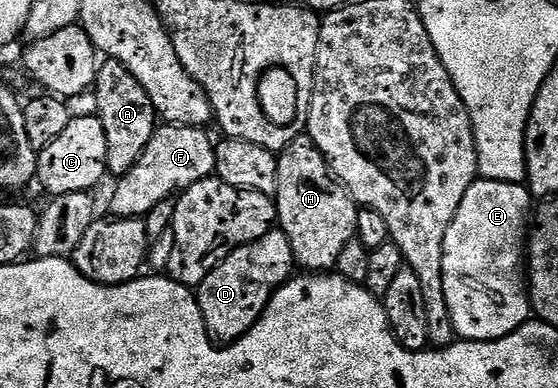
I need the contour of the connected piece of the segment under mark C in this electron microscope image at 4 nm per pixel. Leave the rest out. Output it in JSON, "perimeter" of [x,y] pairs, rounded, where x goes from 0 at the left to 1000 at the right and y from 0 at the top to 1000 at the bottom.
{"perimeter":[[[138,294],[120,325],[120,335],[113,335],[113,345],[106,345],[99,366],[91,366],[91,376],[68,389],[63,464],[88,492],[90,508],[159,495],[181,461],[190,461],[190,418],[192,345],[185,335],[185,314],[172,294]]]}

